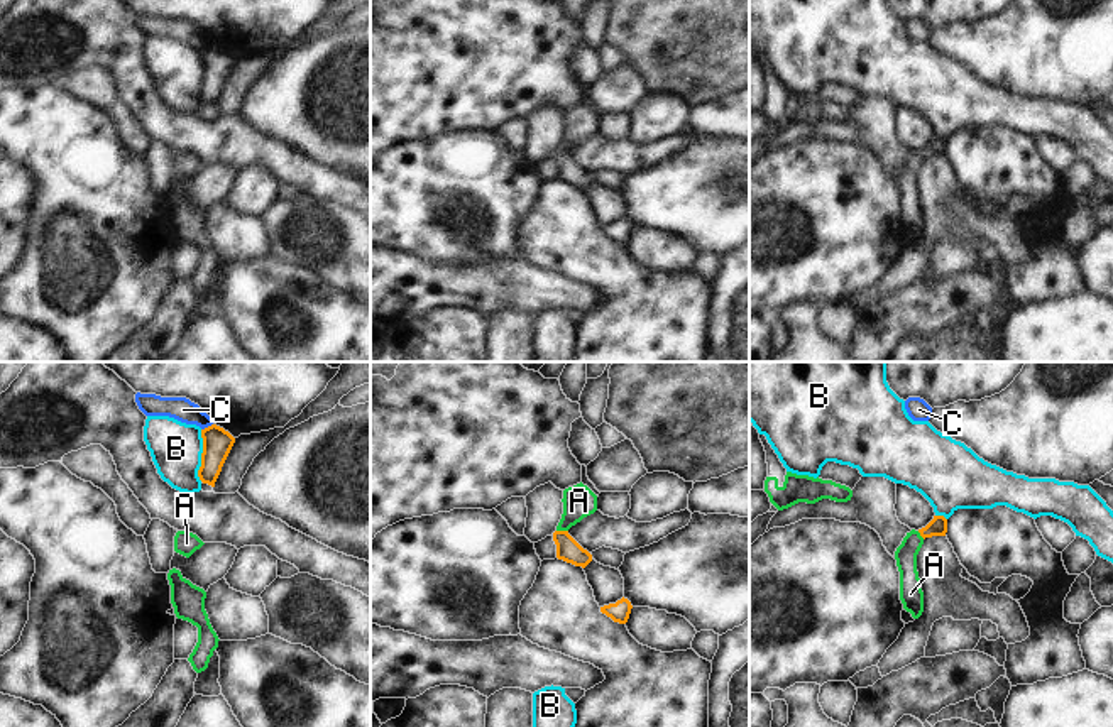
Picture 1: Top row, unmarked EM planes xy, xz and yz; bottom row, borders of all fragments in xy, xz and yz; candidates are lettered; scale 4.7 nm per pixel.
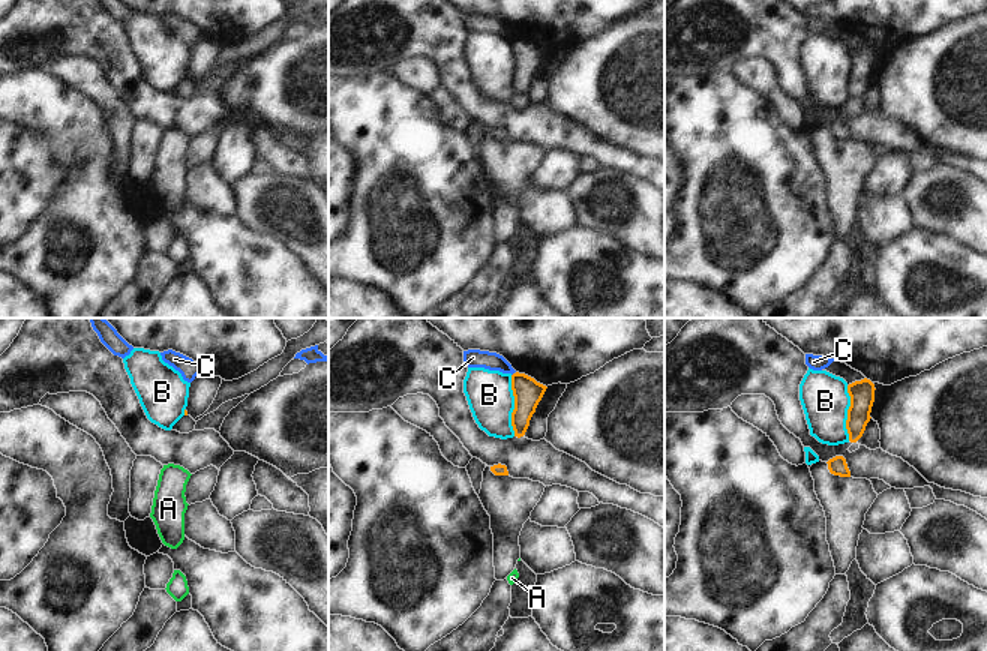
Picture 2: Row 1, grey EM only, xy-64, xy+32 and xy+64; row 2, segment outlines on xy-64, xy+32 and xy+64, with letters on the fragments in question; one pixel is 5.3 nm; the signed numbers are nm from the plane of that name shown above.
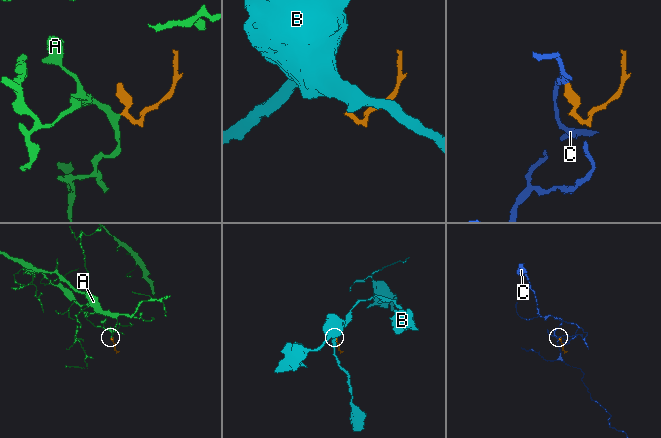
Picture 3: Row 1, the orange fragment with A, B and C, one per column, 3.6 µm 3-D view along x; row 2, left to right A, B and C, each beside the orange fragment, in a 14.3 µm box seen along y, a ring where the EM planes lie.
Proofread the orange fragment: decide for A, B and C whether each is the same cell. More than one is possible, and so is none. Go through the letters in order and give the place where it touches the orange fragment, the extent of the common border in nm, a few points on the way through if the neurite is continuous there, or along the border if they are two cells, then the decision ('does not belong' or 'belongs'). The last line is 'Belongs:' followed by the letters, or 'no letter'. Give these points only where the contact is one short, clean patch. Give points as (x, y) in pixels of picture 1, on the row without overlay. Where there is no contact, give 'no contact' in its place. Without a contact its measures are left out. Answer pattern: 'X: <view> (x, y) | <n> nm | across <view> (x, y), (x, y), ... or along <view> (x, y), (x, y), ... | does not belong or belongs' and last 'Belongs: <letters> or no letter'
A: xz (562, 153) | 60 nm | across xz (569, 171), (562, 153), (579, 122) | belongs
B: xy (202, 76) | 240 nm | does not belong
C: xy (208, 48) | 70 nm | along xy (212, 44), (202, 51) | does not belong
Belongs: A

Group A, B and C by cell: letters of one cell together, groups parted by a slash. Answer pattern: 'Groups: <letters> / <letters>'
Groups: A / B / C

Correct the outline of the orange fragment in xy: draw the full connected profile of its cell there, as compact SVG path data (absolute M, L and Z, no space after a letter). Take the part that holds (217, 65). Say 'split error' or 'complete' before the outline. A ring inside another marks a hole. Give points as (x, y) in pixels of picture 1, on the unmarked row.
complete; M217 46L201 51L201 59L203 74L198 98L203 105L215 108L222 88L235 64L235 59Z

